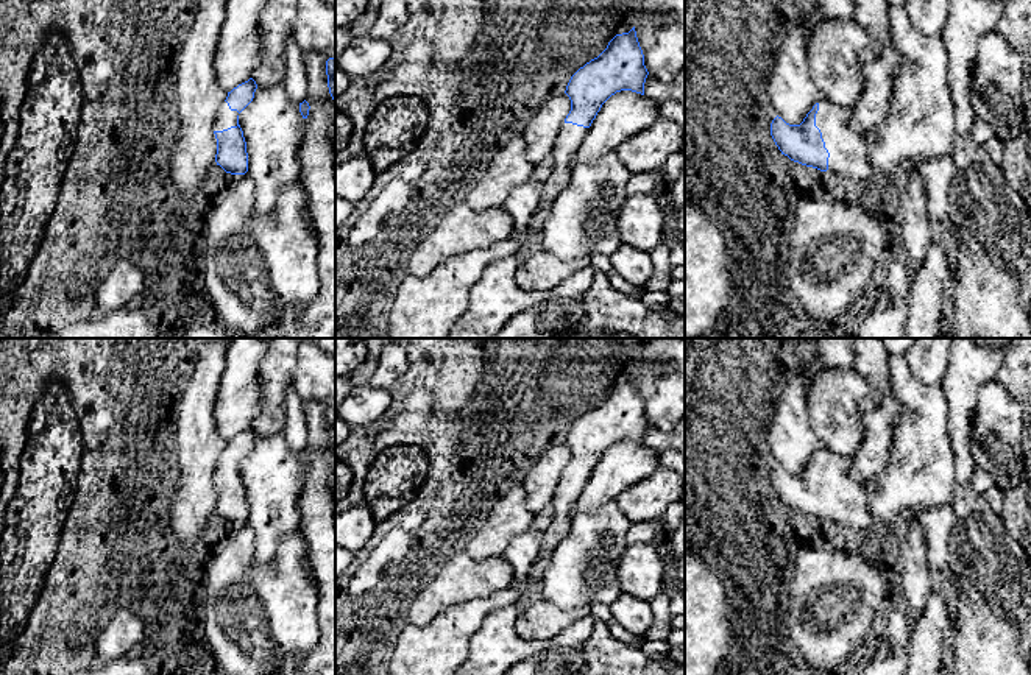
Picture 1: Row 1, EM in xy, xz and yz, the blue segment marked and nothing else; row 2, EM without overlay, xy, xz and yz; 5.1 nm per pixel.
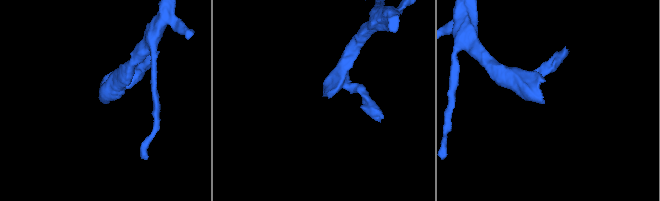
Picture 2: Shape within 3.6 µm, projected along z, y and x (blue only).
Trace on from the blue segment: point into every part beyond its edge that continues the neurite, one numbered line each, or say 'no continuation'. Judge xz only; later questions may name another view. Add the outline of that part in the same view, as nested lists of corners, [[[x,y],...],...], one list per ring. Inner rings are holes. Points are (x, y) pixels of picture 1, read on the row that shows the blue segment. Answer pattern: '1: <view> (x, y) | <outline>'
1: xz (571, 136) | [[[563,123],[551,153],[554,165],[544,182],[541,203],[552,204],[569,186],[571,164],[585,139],[586,131],[588,128]]]

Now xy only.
1: xy (225, 119) | [[[226,101],[221,103],[221,106],[218,108],[218,112],[217,112],[215,123],[214,123],[214,131],[223,131],[231,126],[237,126],[237,115],[239,115],[239,112],[231,111]]]

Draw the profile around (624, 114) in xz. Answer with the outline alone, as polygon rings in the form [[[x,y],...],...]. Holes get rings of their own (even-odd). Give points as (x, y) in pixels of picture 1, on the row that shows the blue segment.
[[[621,90],[611,95],[597,112],[591,126],[588,128],[585,139],[571,164],[572,170],[582,164],[602,157],[608,151],[616,151],[622,143],[632,139],[635,134],[643,133],[658,120],[658,103],[647,98],[646,95]]]

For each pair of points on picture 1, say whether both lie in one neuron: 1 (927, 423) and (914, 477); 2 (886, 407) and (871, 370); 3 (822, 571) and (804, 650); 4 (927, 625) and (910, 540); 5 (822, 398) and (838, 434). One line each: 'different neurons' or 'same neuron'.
1: same neuron
2: different neurons
3: same neuron
4: same neuron
5: same neuron

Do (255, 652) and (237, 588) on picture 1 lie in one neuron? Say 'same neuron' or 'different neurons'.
same neuron

